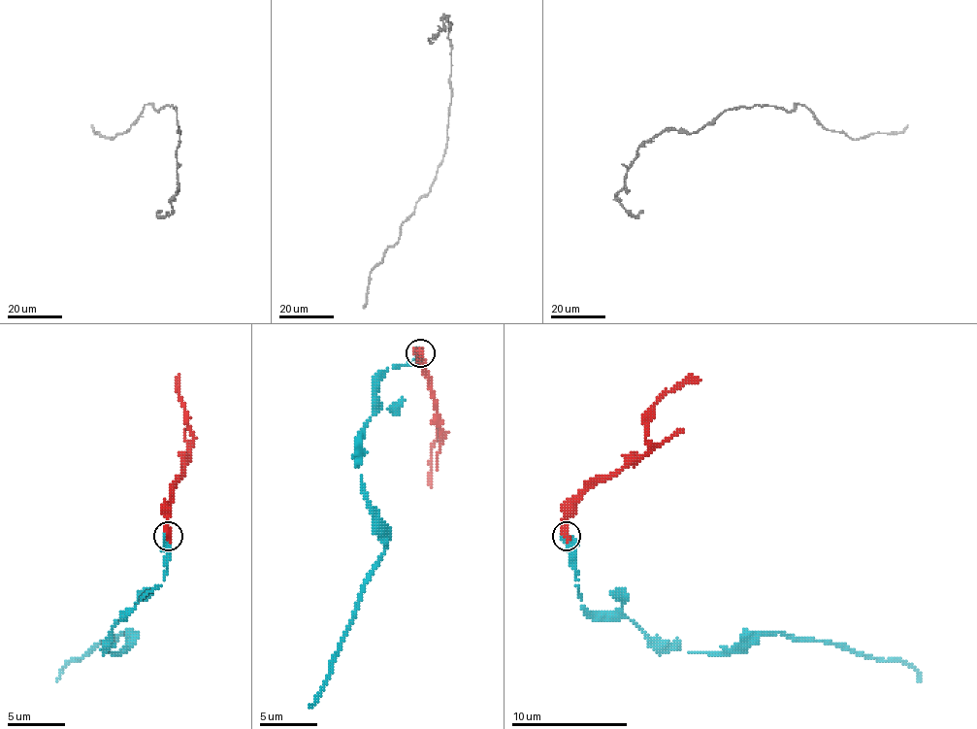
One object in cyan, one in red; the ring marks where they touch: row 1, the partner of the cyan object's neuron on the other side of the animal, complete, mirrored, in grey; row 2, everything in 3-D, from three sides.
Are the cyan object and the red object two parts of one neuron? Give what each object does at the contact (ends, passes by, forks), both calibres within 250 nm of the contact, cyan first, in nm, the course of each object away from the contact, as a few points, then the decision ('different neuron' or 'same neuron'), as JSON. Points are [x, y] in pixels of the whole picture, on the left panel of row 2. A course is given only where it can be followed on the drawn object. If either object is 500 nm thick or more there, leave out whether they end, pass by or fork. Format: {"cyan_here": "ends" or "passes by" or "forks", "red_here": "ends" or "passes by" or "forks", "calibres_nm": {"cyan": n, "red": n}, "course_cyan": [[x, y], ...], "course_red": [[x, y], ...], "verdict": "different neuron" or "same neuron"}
{"cyan_here": "ends", "red_here": "ends", "calibres_nm": {"cyan": 440, "red": 380}, "course_cyan": [[167, 536], [164, 579], [120, 617], [103, 649], [120, 652], [132, 638], [103, 641], [57, 681]], "course_red": [[167, 536], [167, 502], [190, 449], [193, 432], [179, 391], [179, 380]], "verdict": "same neuron"}

